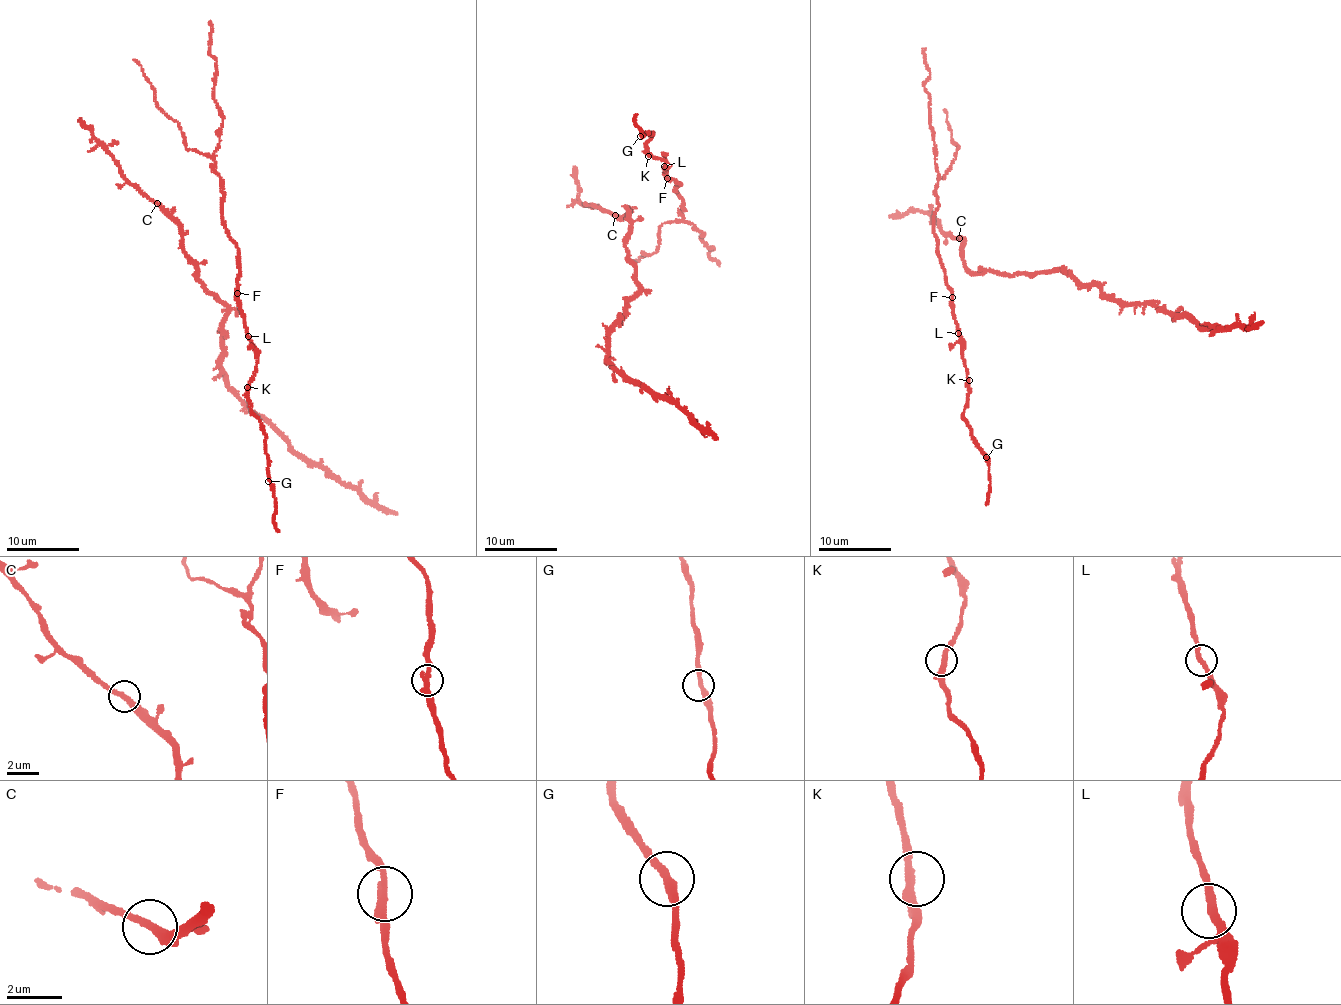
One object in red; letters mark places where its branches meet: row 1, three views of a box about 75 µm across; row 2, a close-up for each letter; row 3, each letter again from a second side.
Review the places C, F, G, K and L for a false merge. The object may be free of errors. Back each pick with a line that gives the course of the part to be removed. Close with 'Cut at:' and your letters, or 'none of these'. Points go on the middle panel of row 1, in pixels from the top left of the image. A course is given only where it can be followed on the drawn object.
Cut at: none of these

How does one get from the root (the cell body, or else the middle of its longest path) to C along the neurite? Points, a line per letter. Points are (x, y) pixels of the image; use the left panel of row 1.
C: (193, 260), (184, 251), (179, 223), (157, 203)

